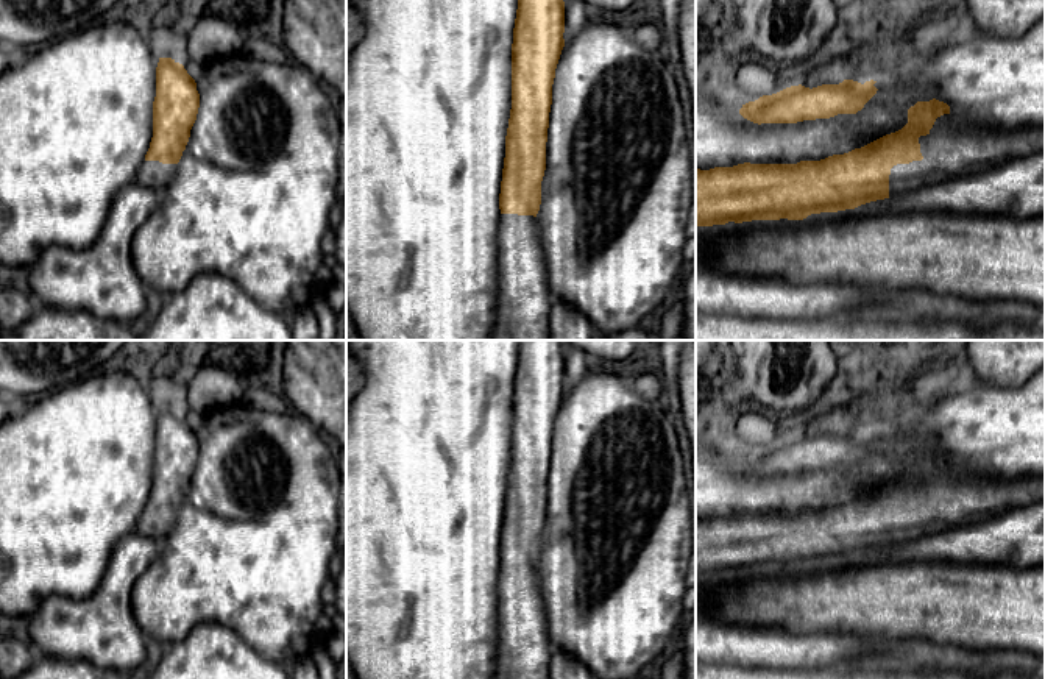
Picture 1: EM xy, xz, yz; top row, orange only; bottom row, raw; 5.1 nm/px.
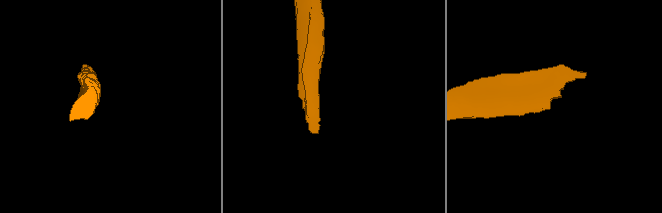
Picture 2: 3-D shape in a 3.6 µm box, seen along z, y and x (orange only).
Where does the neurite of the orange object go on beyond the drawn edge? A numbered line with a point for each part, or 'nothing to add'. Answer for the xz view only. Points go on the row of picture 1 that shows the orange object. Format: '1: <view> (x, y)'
1: xz (524, 303)

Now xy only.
1: xy (155, 175)

